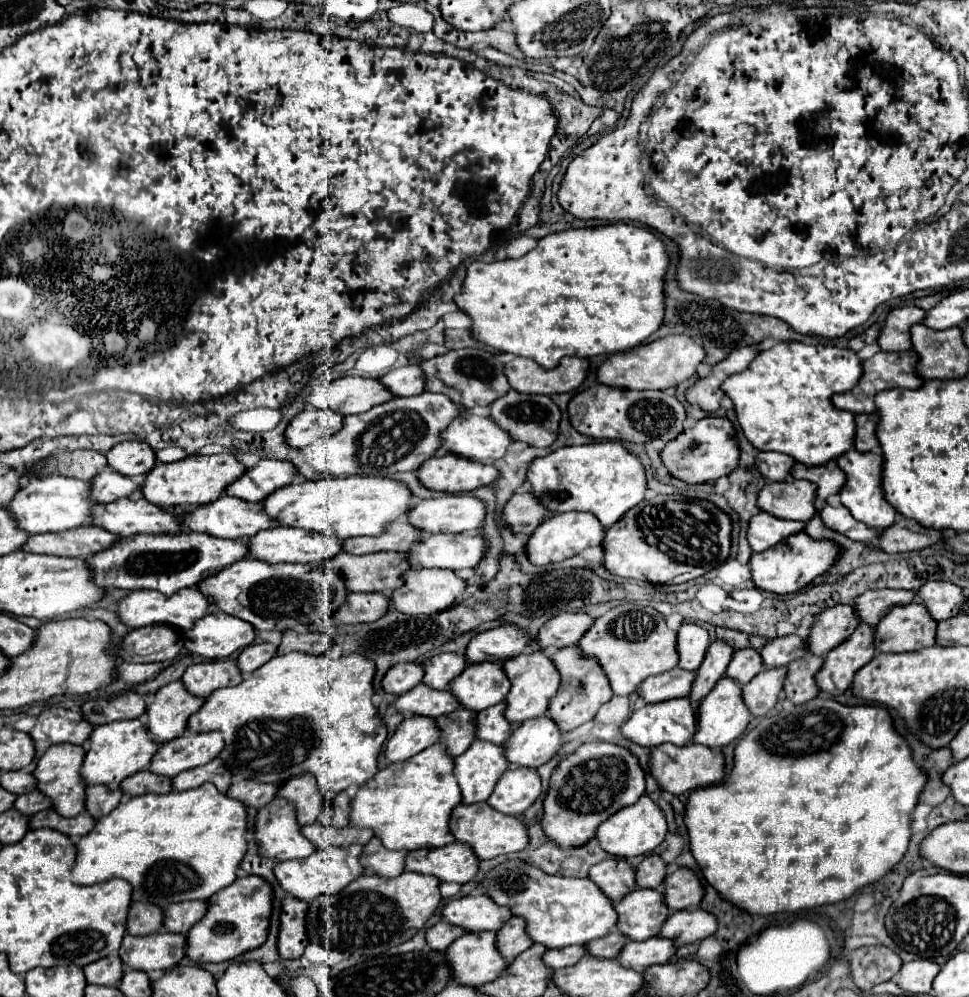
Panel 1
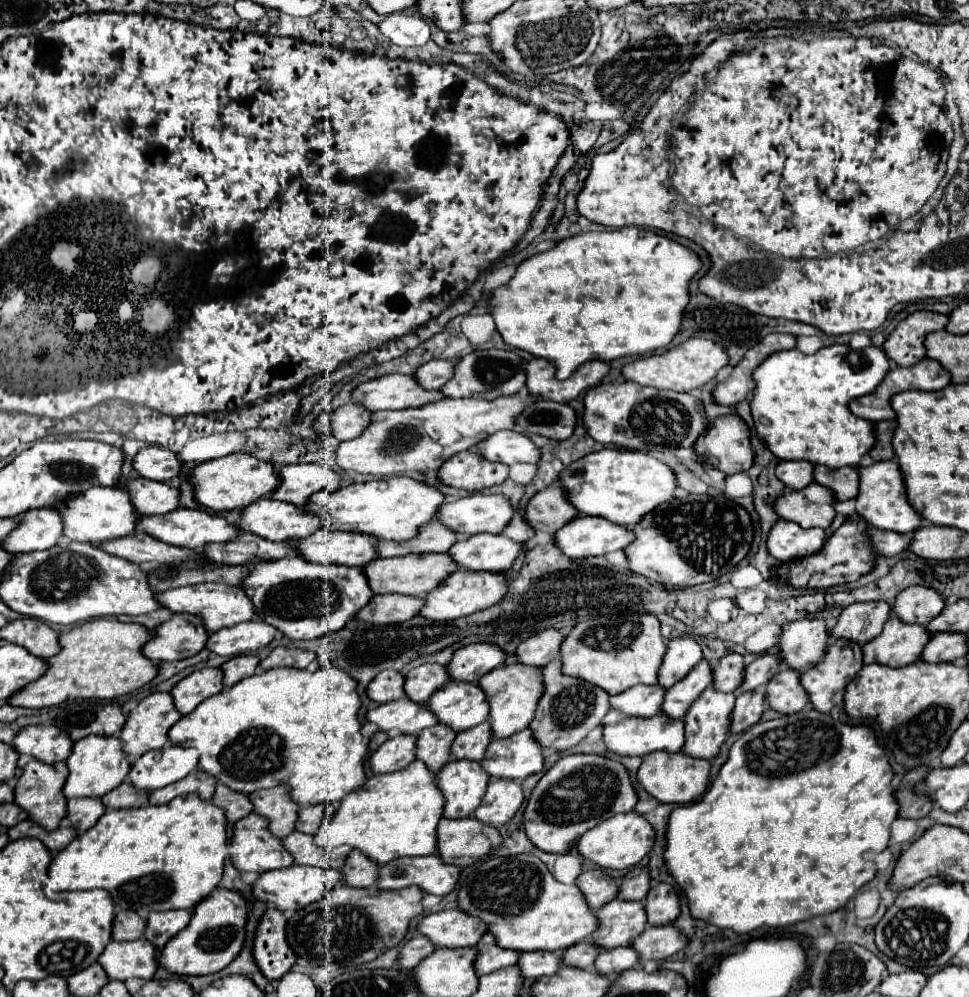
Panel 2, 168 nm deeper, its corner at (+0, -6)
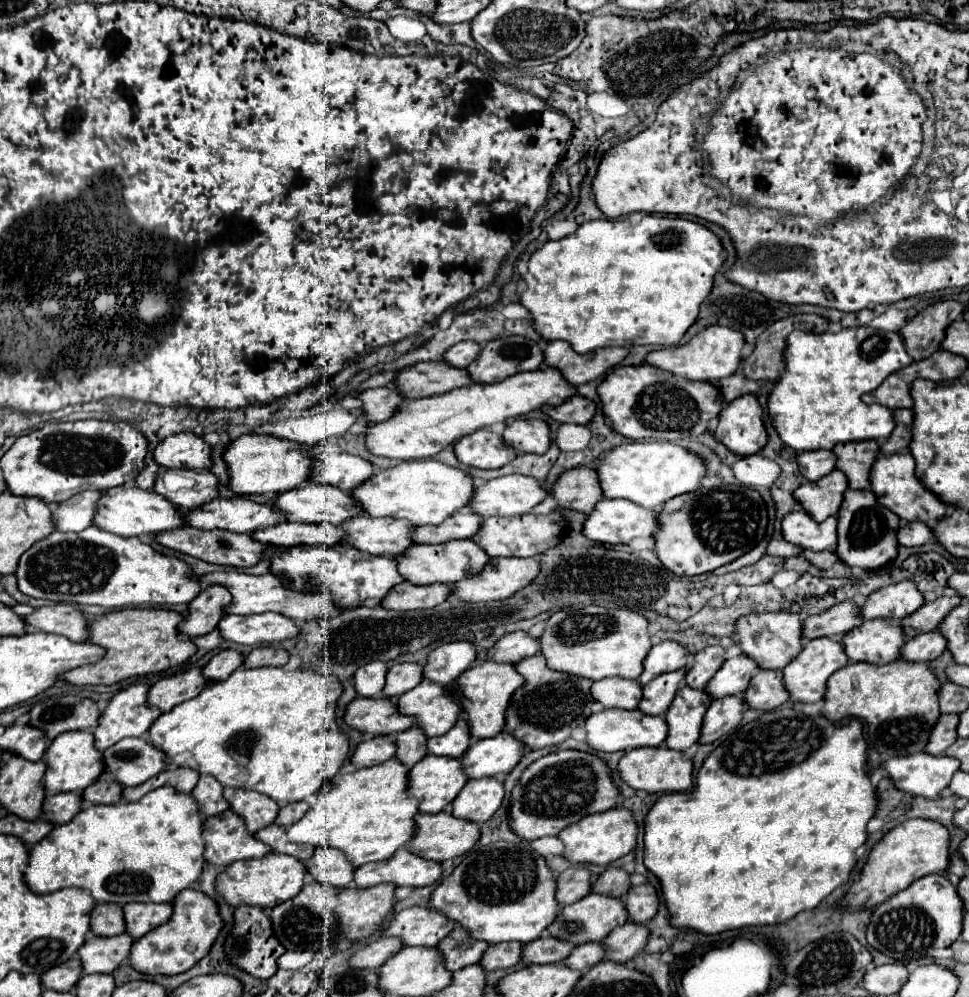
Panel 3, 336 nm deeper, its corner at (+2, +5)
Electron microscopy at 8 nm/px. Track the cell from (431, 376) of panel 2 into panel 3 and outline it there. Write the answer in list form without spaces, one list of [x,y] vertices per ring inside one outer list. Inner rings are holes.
[[[458,342],[442,354],[442,360],[454,368],[466,368],[476,358],[478,350],[480,344],[476,342]]]

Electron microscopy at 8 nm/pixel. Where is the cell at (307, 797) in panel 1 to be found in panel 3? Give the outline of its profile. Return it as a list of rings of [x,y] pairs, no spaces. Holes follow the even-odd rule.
[[[224,788],[224,796],[232,804],[232,810],[238,812],[240,816],[244,816],[248,830],[252,834],[270,826],[280,812],[280,806],[276,800],[272,800],[260,792],[254,792],[254,790]]]

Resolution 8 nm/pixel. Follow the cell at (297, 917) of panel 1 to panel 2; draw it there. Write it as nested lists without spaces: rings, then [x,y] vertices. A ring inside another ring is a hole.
[[[268,907],[262,915],[252,945],[252,957],[256,967],[268,981],[282,979],[292,965],[296,963],[296,955],[286,943],[286,917],[276,907]]]

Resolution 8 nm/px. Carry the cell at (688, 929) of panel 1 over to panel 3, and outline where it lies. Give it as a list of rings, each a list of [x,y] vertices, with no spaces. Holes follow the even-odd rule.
[[[628,922],[620,928],[614,928],[608,938],[604,938],[604,946],[608,946],[608,960],[620,960],[620,962],[630,962],[634,956],[644,952],[648,944],[650,930],[648,926],[640,926],[636,922]]]

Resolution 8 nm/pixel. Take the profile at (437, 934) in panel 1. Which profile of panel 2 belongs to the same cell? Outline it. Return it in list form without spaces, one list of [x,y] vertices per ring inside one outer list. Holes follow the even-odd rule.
[[[422,935],[412,937],[406,941],[404,947],[398,951],[398,967],[400,969],[414,969],[424,957],[428,957],[434,951],[434,945],[430,945]]]

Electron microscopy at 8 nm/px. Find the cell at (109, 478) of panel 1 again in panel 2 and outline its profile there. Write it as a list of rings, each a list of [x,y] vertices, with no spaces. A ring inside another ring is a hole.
[[[138,477],[128,483],[128,493],[140,515],[164,515],[180,507],[180,489]]]

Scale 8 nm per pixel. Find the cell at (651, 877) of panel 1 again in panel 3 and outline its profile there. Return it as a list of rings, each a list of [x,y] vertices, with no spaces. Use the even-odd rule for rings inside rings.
[[[608,868],[604,874],[598,876],[592,890],[612,898],[624,898],[630,890],[630,874],[622,868]]]

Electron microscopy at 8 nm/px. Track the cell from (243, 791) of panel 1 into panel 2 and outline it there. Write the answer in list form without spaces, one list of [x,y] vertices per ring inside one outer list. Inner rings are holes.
[[[222,783],[216,785],[216,793],[212,797],[212,803],[216,807],[222,807],[222,811],[224,811],[224,815],[226,815],[226,819],[230,823],[236,823],[238,819],[242,819],[242,817],[252,813],[252,803],[248,801],[248,797],[242,795],[242,793],[230,791]]]

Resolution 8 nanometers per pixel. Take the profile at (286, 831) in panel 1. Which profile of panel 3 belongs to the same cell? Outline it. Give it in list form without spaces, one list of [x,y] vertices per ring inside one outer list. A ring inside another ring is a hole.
[[[234,810],[220,816],[206,818],[204,822],[206,838],[206,860],[218,868],[226,868],[236,860],[260,858],[272,852],[272,848],[260,842],[254,834],[248,832],[244,818]]]

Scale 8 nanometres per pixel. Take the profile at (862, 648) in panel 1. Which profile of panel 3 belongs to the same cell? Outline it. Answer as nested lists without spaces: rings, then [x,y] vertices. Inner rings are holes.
[[[814,638],[808,640],[800,652],[800,656],[796,656],[796,660],[792,660],[792,664],[788,664],[782,674],[784,674],[784,684],[786,690],[790,692],[792,698],[800,700],[800,702],[820,702],[826,694],[826,682],[828,678],[844,668],[848,664],[848,656],[844,652],[844,646],[838,640],[832,638]]]

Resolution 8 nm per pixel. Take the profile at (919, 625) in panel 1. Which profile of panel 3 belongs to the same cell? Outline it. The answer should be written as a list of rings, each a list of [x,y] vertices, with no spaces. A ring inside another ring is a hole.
[[[886,618],[866,620],[862,626],[848,632],[842,644],[848,658],[854,662],[888,664],[900,658],[900,648],[904,646],[904,630],[900,624]]]

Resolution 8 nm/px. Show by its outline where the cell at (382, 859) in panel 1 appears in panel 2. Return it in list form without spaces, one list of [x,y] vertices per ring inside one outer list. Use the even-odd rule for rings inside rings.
[[[350,851],[346,857],[346,863],[342,867],[342,883],[348,887],[372,887],[374,881],[378,879],[378,865],[372,863],[366,855],[360,851]]]

